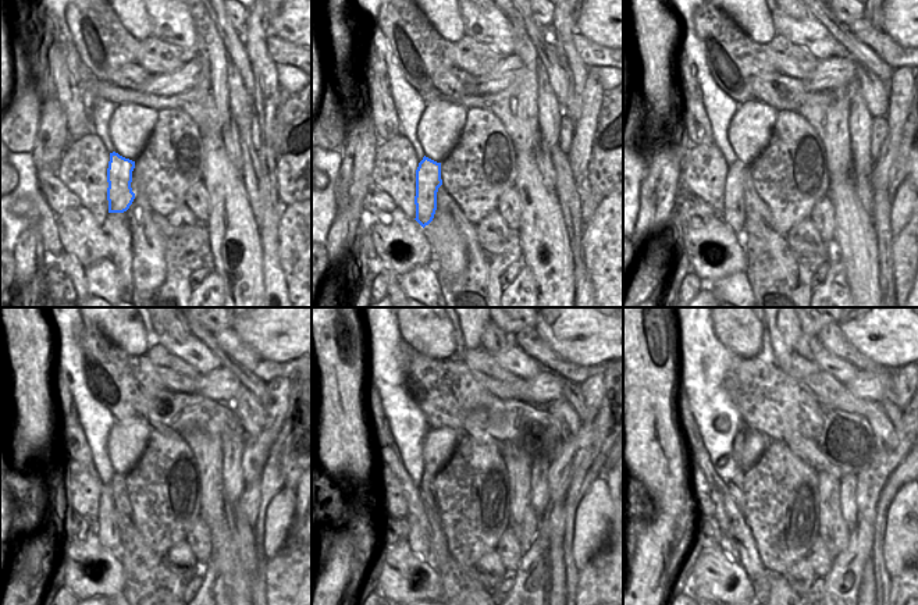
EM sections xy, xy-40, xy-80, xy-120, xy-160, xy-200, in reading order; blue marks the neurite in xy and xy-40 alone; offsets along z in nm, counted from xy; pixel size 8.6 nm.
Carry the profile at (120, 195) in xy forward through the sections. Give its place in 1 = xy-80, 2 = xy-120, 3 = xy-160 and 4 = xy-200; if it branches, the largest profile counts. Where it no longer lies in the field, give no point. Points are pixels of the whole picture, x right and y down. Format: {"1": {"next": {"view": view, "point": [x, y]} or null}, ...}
{"1": {"next": {"view": "xy-80", "point": [735, 212]}}, "2": {"next": {"view": "xy-120", "point": [109, 534]}}, "3": {"next": {"view": "xy-160", "point": [419, 540]}}, "4": {"next": {"view": "xy-200", "point": [729, 547]}}}

